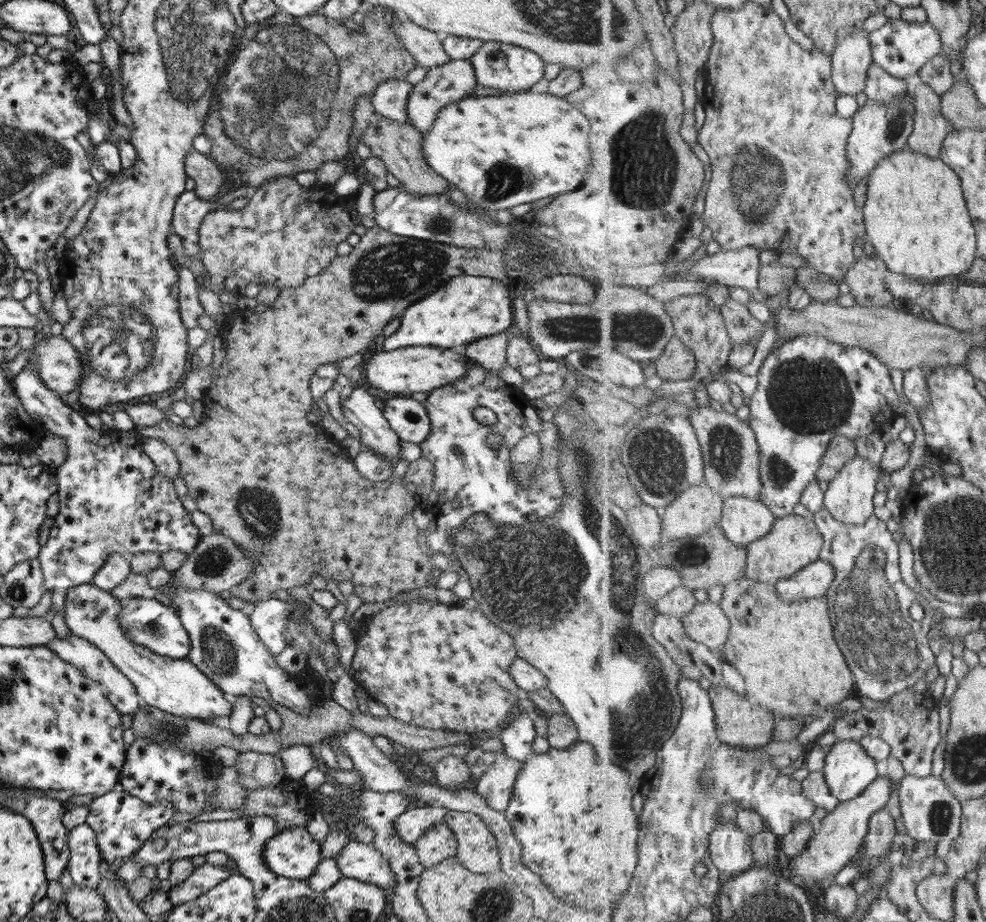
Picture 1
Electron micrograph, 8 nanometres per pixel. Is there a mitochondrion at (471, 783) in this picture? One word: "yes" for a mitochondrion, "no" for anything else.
no

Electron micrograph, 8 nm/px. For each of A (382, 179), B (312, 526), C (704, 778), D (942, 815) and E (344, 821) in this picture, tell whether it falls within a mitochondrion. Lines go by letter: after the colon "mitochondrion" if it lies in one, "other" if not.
A: other
B: other
C: mitochondrion
D: mitochondrion
E: other

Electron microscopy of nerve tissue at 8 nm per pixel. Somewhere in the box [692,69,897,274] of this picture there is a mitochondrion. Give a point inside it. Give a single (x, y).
(759, 182)

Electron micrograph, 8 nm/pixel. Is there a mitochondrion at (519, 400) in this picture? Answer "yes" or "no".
no

